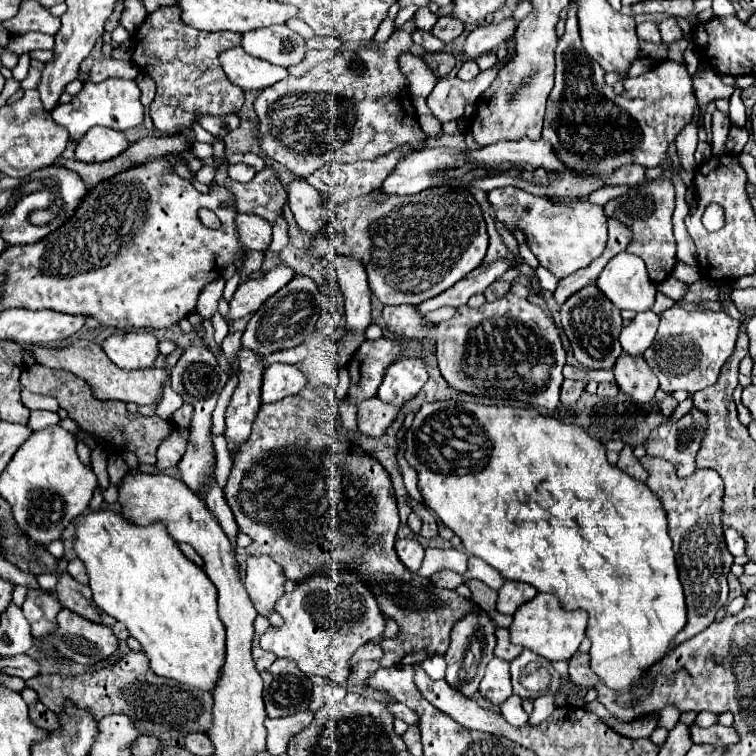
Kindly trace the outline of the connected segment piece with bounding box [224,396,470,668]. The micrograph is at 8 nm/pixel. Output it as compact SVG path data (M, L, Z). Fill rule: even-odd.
M290 396L290 398L278 400L274 404L262 404L262 408L260 408L260 412L258 412L258 416L254 420L250 438L236 450L236 454L232 458L232 470L230 470L230 476L228 476L226 486L224 486L224 498L228 500L228 506L232 508L232 514L234 514L236 522L238 522L238 528L252 538L252 544L246 548L246 554L248 556L262 556L262 554L266 556L268 554L276 564L282 566L282 572L284 572L286 578L290 578L294 582L300 582L300 578L304 578L304 574L312 574L312 570L320 570L320 566L328 566L328 570L334 570L336 564L344 564L344 566L354 564L360 570L360 574L364 574L364 578L368 578L368 582L372 582L372 590L376 590L376 596L380 596L380 608L384 610L384 614L388 614L400 626L400 636L398 638L382 642L384 658L380 660L380 666L382 668L394 668L394 666L402 666L402 664L422 664L426 658L432 658L436 654L444 654L448 650L448 644L450 644L448 634L450 634L454 622L458 618L462 618L464 612L468 612L468 608L470 608L468 600L462 598L460 594L456 594L454 590L436 588L430 578L420 578L416 572L410 572L408 568L404 568L404 564L400 562L400 558L398 558L398 554L394 550L396 530L398 530L398 522L400 520L398 520L396 498L394 498L394 490L392 490L392 482L390 482L388 472L376 460L364 458L364 456L356 456L354 450L352 450L352 454L344 454L344 446L336 444L336 434L338 434L338 430L328 426L326 420L322 418L322 414L308 400L304 400L302 396ZM364 532L376 536L378 544L372 546L372 548L366 548L366 544L362 540Z

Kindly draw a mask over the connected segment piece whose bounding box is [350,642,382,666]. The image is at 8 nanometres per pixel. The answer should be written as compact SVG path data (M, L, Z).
M368 642L364 646L360 646L360 650L356 650L356 654L352 656L352 666L356 666L358 662L364 662L364 660L380 660L382 658L382 648L376 644L376 642Z

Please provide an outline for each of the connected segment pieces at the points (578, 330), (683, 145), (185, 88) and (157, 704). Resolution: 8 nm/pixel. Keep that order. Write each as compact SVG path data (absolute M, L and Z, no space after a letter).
M590 284L582 290L574 292L560 308L562 316L562 328L572 344L574 358L590 370L610 370L618 356L622 354L618 336L622 332L622 316L620 310L604 296L604 292L598 290L598 286Z
M690 122L676 138L677 153L682 168L686 168L686 172L696 171L694 158L696 142L698 142L698 128L696 128L696 122Z
M166 6L160 8L152 14L146 16L142 26L132 38L134 44L134 56L132 60L156 80L156 98L150 104L150 118L156 126L156 130L164 134L176 134L180 130L190 128L190 124L196 120L196 114L212 114L212 116L222 116L230 112L238 112L242 102L244 102L244 92L242 88L234 86L228 76L224 74L218 54L226 48L238 46L242 40L242 34L236 32L200 32L180 20L180 8L178 6Z
M130 652L114 666L76 678L66 678L58 674L34 676L26 682L26 686L34 688L40 702L52 712L62 710L64 698L70 698L80 708L88 708L98 720L114 712L124 712L134 720L140 734L156 736L162 742L166 742L168 738L186 736L190 732L208 732L212 728L212 692L186 686L172 678L156 676L144 652Z

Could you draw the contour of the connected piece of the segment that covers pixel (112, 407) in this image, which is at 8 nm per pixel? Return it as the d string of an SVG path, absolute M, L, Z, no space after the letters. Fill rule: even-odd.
M40 364L26 366L22 370L20 382L26 390L52 396L58 400L58 404L68 412L68 416L86 432L98 436L106 446L116 448L118 452L134 452L140 464L156 464L156 448L162 444L164 438L168 438L174 430L174 424L170 420L162 418L146 418L142 414L132 414L126 410L126 404L120 400L98 400L92 394L92 388L86 380L74 376L68 370L54 370Z

